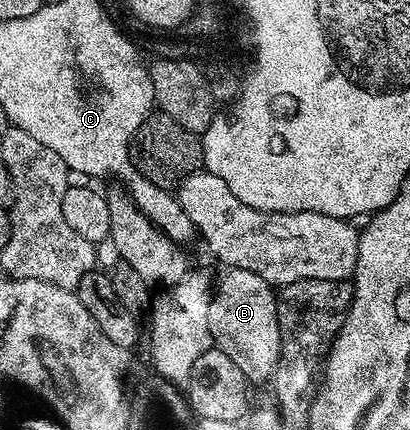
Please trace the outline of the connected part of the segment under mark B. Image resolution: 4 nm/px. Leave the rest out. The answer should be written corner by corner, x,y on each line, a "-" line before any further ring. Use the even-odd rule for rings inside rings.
246,270
228,271
225,279
216,283
209,309
209,327
213,337
213,346
227,352
243,376
250,383
268,383
273,377
279,352
281,351
281,333
277,319
277,295
263,276

